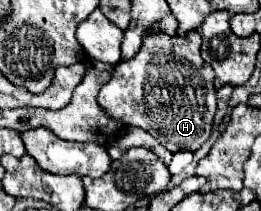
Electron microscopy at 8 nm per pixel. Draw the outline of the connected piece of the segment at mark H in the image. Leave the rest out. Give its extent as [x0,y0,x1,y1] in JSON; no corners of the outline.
[99,30,217,152]

